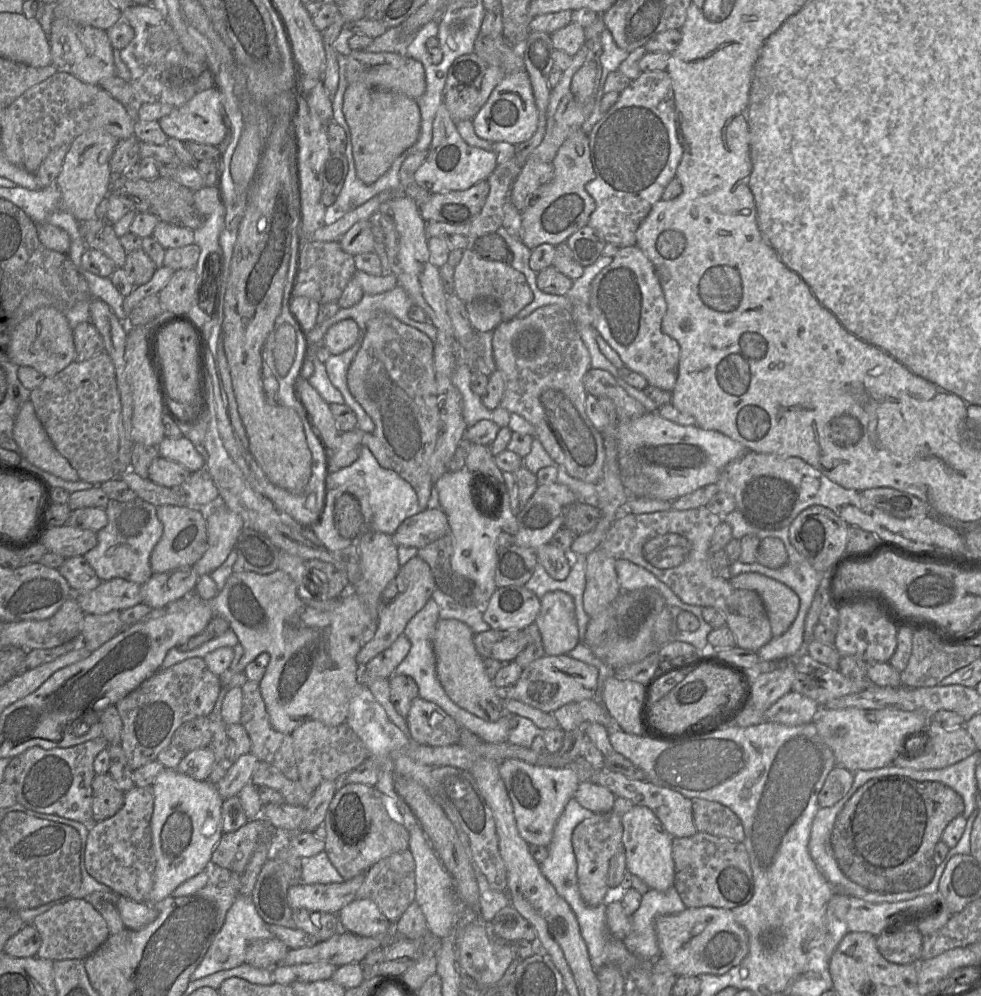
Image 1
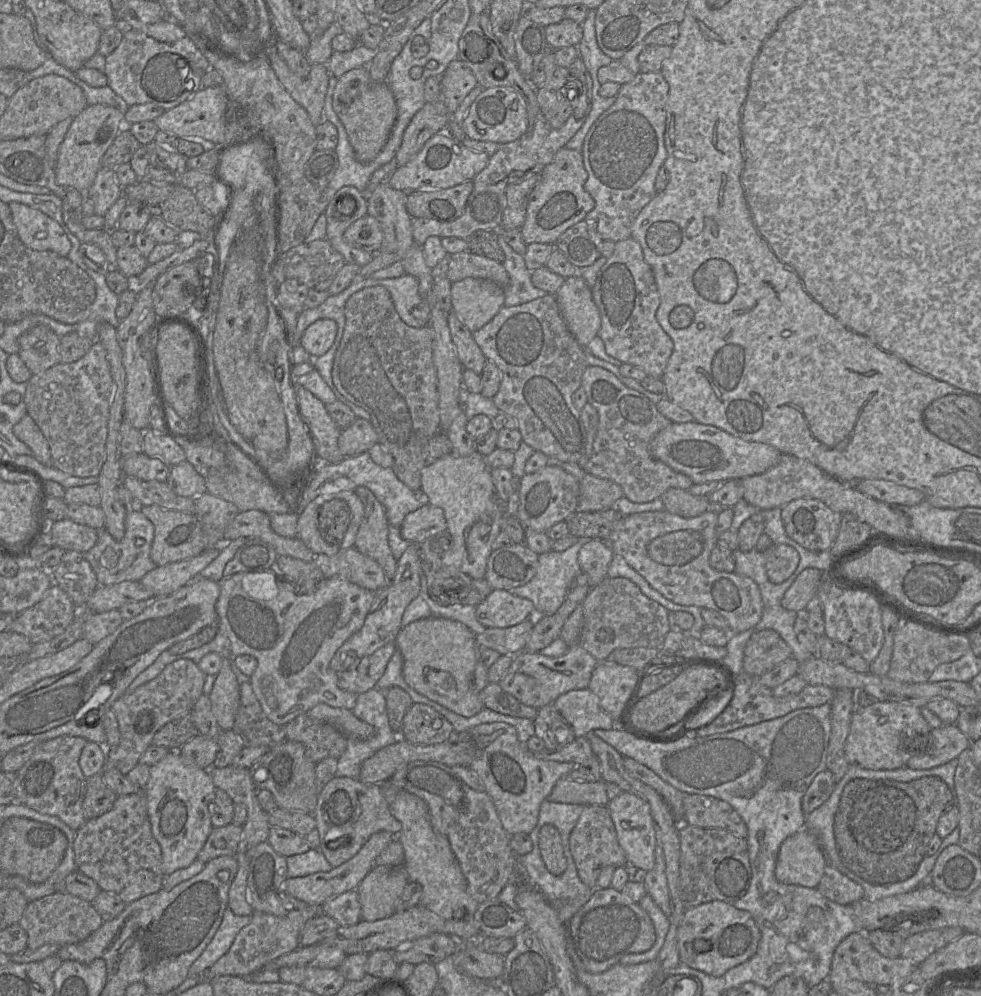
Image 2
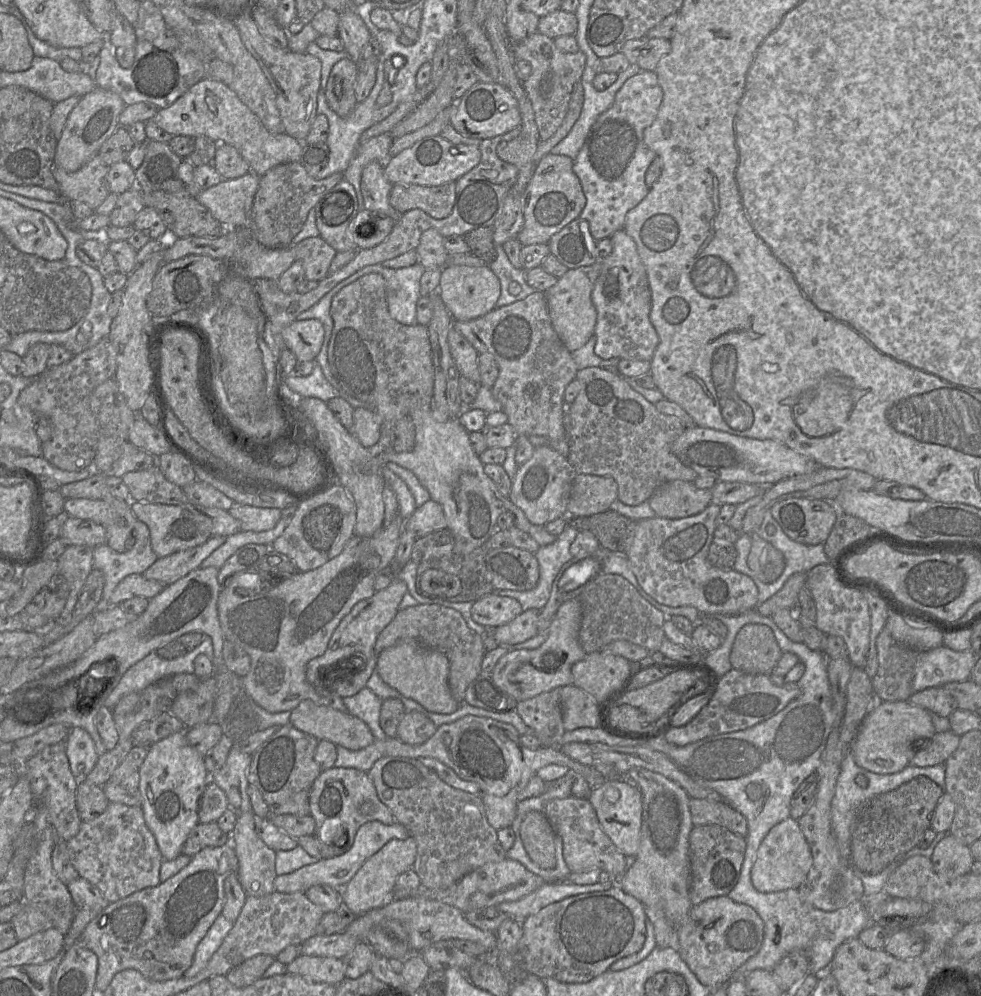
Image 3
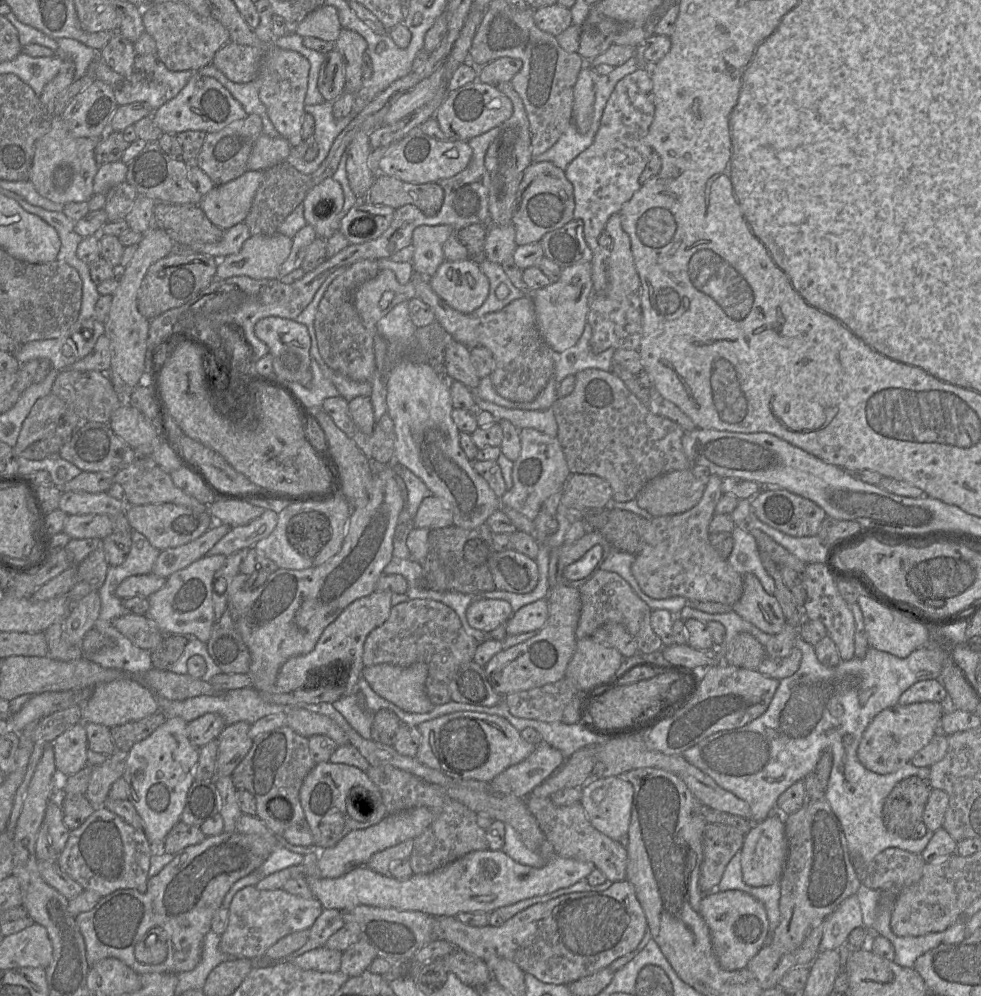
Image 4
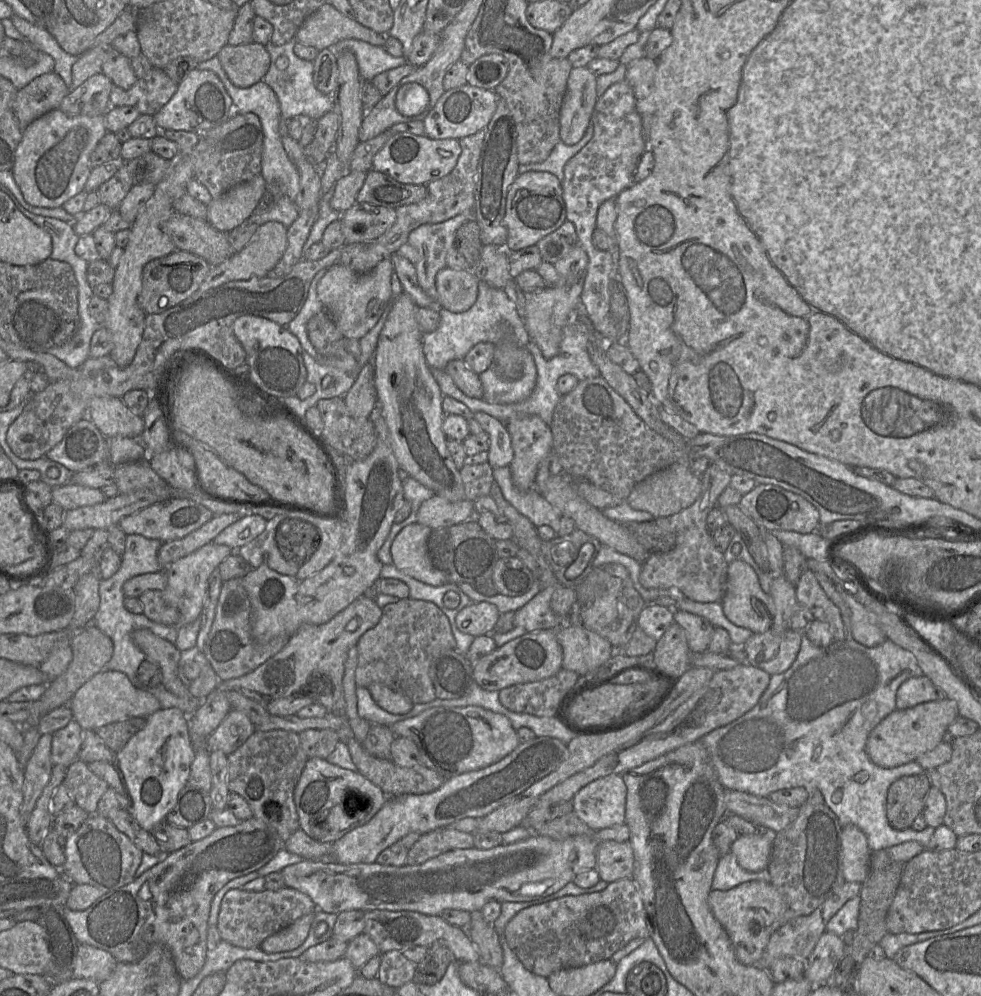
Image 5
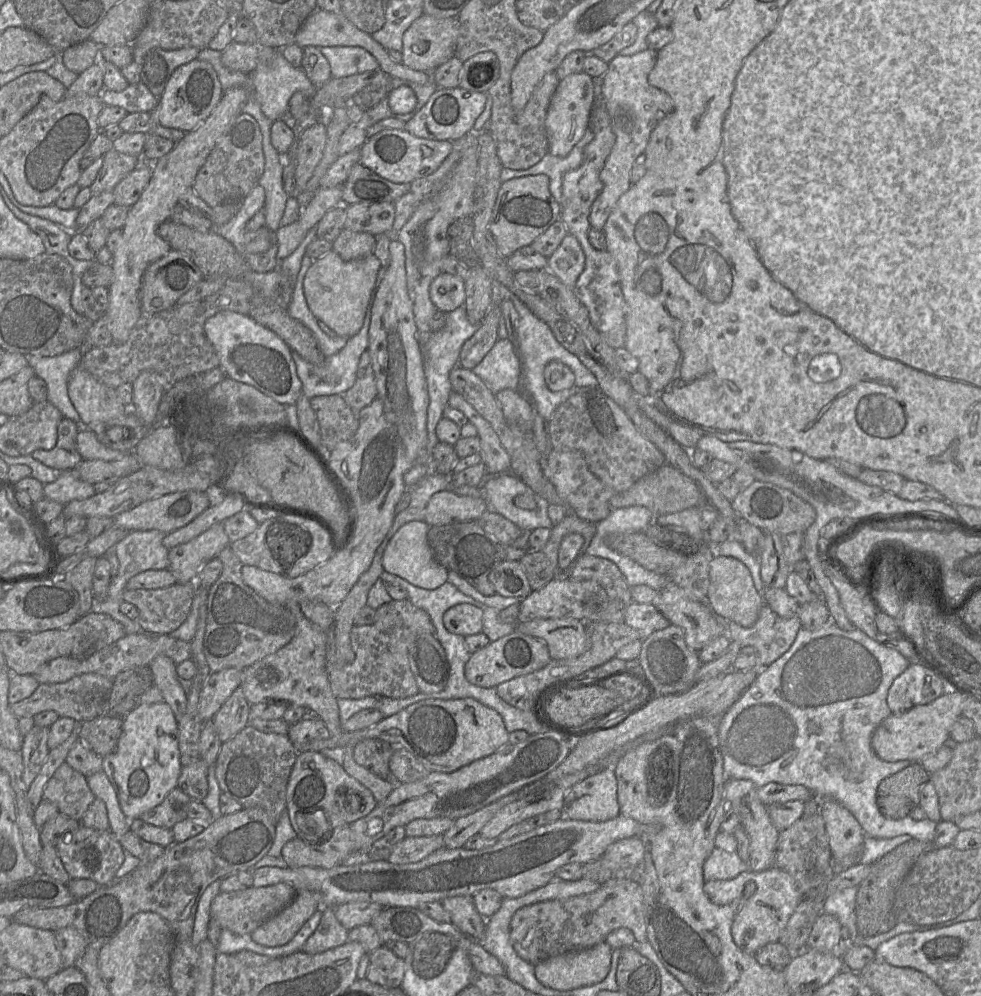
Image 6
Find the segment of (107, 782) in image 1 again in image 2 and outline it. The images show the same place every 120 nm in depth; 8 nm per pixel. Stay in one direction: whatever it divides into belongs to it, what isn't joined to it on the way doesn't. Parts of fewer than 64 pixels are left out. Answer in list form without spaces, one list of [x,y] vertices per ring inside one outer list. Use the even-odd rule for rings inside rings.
[[[102,774],[87,778],[86,792],[82,804],[86,820],[97,818],[108,812],[116,798],[117,795],[106,785]]]

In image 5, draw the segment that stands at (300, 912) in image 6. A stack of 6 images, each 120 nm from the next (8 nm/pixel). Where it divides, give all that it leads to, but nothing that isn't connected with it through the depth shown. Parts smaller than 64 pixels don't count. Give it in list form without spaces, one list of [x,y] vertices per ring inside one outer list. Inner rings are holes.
[[[315,913],[303,915],[292,924],[267,937],[260,945],[266,953],[277,953],[293,950],[306,939]]]

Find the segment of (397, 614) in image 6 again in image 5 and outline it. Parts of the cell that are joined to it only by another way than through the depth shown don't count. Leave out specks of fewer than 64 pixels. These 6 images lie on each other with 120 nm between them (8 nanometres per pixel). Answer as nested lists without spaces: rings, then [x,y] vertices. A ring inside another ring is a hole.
[[[411,598],[400,599],[382,608],[379,623],[360,637],[356,685],[368,688],[372,683],[380,683],[403,694],[414,704],[430,702],[437,698],[429,676],[430,662],[441,651],[455,648],[450,621],[437,605]]]

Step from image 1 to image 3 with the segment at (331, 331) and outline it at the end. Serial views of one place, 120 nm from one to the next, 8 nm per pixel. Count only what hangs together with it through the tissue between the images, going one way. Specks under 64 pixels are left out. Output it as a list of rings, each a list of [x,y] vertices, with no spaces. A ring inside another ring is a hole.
[[[316,319],[295,320],[283,329],[282,337],[298,362],[314,361],[323,343],[324,327]]]

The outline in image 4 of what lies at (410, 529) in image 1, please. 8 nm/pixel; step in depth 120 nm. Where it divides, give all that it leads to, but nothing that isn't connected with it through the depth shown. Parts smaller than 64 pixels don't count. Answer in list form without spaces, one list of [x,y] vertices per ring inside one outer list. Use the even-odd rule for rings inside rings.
[[[438,497],[424,498],[414,518],[414,527],[429,531],[449,527],[453,524],[453,515],[448,506]]]

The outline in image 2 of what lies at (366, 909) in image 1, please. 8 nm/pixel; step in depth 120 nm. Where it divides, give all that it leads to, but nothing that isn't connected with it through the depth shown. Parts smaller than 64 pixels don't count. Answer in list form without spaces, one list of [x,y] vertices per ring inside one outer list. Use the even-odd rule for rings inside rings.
[[[356,890],[342,893],[320,907],[320,912],[337,921],[339,926],[353,926],[361,918],[361,904]]]

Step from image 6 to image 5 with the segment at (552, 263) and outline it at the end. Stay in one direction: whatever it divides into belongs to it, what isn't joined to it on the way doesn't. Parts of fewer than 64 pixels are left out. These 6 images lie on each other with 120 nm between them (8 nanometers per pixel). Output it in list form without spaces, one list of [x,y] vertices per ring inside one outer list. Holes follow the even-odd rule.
[[[577,244],[565,258],[553,265],[558,273],[556,285],[545,286],[540,291],[525,293],[526,301],[523,310],[524,325],[530,340],[541,349],[546,359],[551,359],[559,354],[564,327],[574,318],[585,318],[580,296],[587,274],[588,256],[581,245]]]

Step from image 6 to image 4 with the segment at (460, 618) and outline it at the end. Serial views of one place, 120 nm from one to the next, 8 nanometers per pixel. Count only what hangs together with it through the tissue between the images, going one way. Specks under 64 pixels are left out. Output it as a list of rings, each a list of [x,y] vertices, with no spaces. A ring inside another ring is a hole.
[[[474,598],[466,610],[469,625],[484,633],[489,633],[507,622],[512,614],[511,605],[500,599]]]

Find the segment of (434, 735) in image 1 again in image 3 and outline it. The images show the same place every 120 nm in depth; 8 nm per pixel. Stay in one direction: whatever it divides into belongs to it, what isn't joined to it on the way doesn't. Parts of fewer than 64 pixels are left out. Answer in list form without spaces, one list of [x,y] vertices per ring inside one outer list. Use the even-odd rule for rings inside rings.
[[[406,711],[399,722],[397,738],[406,744],[421,745],[430,739],[437,729],[438,726],[425,715]]]

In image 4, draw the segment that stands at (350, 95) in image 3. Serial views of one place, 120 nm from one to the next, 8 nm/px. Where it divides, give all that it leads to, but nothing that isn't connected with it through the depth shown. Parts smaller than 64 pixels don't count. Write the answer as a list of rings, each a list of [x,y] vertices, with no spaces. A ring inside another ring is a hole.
[[[333,50],[324,54],[317,86],[325,101],[329,103],[345,92],[344,61],[338,51]]]

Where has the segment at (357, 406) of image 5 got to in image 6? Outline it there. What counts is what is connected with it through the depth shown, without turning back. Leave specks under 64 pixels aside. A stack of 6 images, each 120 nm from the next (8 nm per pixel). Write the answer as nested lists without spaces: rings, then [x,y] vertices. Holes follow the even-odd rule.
[[[368,349],[360,357],[355,383],[342,397],[346,404],[357,413],[377,397],[377,388]]]

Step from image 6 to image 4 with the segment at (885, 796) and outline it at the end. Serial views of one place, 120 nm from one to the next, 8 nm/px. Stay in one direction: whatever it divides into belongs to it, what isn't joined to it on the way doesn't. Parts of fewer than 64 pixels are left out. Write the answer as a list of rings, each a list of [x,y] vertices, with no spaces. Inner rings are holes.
[[[908,777],[893,788],[883,806],[887,830],[901,838],[912,838],[923,814],[932,788],[929,779]]]

